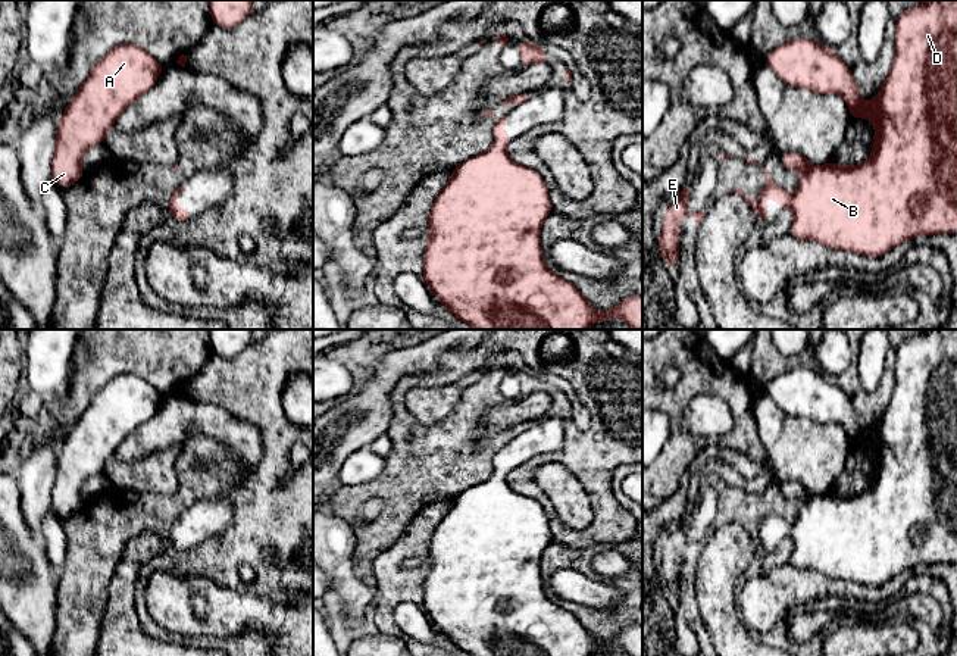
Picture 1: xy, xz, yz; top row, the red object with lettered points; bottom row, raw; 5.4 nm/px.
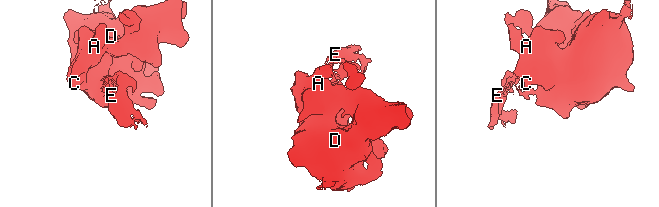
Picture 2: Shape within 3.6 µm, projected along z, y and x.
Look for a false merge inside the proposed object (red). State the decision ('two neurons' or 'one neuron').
two neurons

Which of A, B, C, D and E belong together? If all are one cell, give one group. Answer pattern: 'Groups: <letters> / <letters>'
Groups: A B C D / E

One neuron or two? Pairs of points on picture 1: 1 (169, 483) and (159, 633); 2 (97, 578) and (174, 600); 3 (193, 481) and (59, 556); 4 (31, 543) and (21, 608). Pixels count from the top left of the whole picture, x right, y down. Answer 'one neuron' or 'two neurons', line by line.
1: two neurons
2: two neurons
3: two neurons
4: one neuron

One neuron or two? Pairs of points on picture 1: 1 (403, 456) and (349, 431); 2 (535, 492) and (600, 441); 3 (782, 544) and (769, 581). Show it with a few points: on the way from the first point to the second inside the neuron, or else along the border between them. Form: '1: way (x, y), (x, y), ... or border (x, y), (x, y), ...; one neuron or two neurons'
1: border (393, 421), (385, 433); two neurons
2: way (529, 468), (549, 456), (576, 455); one neuron
3: border (779, 565), (753, 575), (744, 589); two neurons

